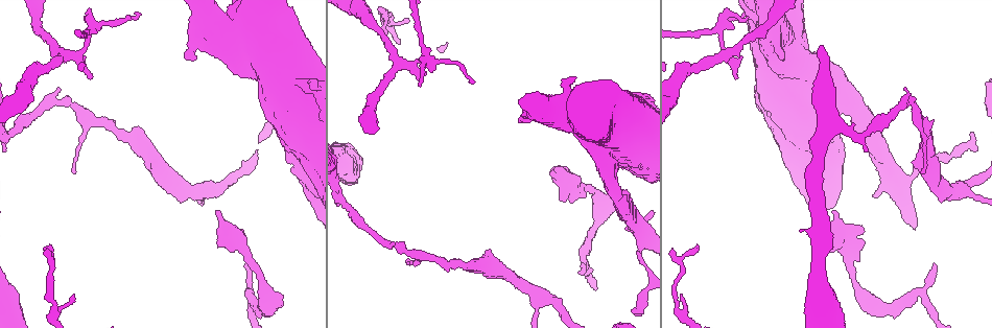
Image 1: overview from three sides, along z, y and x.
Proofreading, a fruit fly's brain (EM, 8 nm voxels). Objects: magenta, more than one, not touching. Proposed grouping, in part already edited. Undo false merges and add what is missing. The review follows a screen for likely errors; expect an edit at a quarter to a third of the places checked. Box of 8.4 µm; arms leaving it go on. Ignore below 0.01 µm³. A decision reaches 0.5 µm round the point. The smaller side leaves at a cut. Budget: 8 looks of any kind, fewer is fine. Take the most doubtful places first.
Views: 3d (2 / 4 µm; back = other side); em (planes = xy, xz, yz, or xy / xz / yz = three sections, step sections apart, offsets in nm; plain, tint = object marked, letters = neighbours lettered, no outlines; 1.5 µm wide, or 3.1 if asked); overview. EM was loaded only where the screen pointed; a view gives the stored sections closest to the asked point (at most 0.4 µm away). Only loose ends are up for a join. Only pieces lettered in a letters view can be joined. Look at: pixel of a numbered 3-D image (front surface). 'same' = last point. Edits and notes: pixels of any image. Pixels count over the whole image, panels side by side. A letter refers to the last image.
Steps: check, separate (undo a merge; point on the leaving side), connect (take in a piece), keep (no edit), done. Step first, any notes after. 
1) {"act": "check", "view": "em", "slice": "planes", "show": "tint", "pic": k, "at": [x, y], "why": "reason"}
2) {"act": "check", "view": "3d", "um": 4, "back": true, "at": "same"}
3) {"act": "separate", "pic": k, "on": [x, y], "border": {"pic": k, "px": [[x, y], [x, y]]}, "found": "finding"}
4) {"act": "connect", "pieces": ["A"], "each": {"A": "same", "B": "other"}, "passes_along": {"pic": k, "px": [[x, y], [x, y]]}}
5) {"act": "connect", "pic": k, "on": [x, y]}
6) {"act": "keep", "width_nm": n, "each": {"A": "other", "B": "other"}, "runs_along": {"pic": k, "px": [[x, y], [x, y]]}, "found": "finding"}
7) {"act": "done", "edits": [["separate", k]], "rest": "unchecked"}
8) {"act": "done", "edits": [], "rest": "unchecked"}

{"act": "check", "view": "em", "slice": "planes", "show": "letters", "pic": 1, "at": [635, 310], "why": "thin end"}

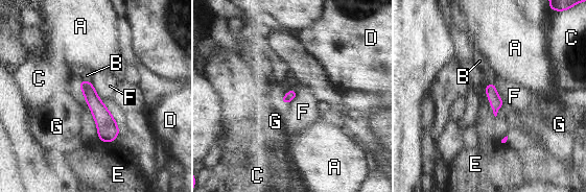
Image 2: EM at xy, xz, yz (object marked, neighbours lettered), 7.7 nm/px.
{"act": "connect", "pieces": ["B"], "each": {"A": "other", "B": "same", "C": "other", "D": "other", "E": "other", "F": "other", "G": "other"}, "passes_along": {"pic": 2, "px": [[98, 110], [85, 80], [87, 75]]}, "found": "the neuron continues"}

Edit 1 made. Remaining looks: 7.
{"act": "check", "view": "overview"}

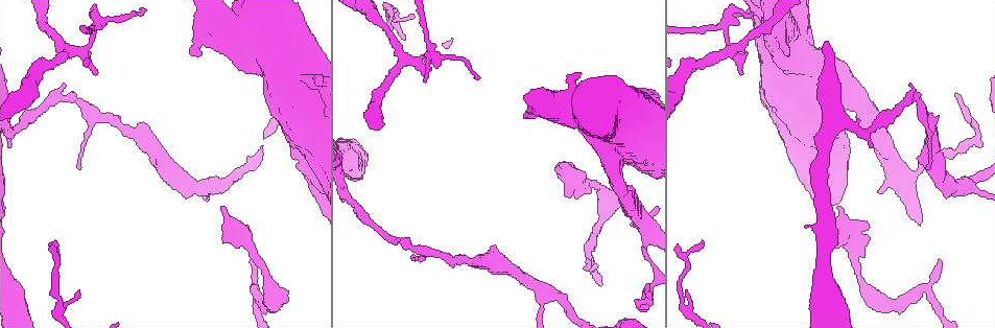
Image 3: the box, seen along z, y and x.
{"act": "check", "view": "3d", "um": 4, "pic": 3, "at": [702, 243], "why": "tapers out"}

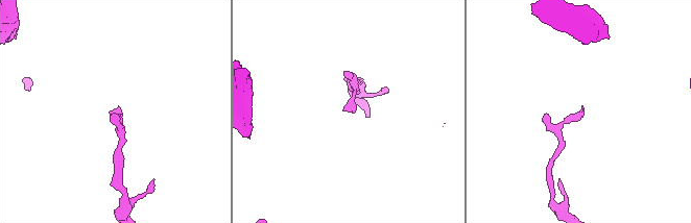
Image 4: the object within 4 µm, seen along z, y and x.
{"act": "check", "view": "em", "slice": "planes", "show": "letters", "pic": 4, "at": [582, 112]}

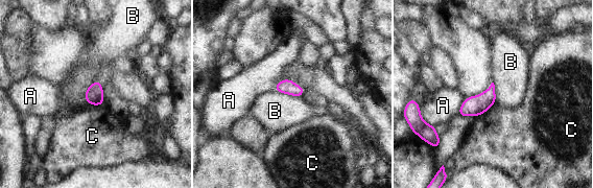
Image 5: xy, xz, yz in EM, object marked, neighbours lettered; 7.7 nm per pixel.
{"act": "keep", "each": {"A": "other", "B": "other", "C": "other"}, "border": {"pic": 5, "px": [[98, 79], [87, 88], [87, 103]]}, "found": "no lettered piece goes on from it"}

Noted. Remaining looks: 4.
{"act": "check", "view": "em", "slice": "planes", "show": "letters", "pic": 3, "at": [432, 55]}

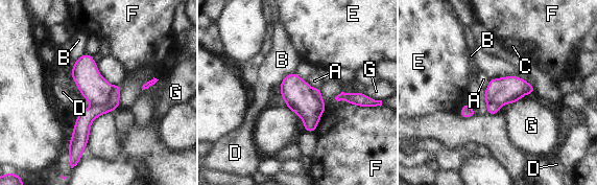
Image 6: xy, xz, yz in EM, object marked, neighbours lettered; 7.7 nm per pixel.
{"act": "separate", "pic": 6, "on": [94, 88], "width_nm": 200, "each": {"A": "other", "B": "other", "C": "other", "D": "other", "E": "other", "F": "other", "G": "other"}, "border": {"pic": 6, "px": [[113, 87], [104, 102], [93, 106]]}, "found": "a second neuron is stuck on"}

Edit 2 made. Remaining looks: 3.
{"act": "done", "edits": [["connect", 2], ["separate", 6]], "rest": "unchecked"}

